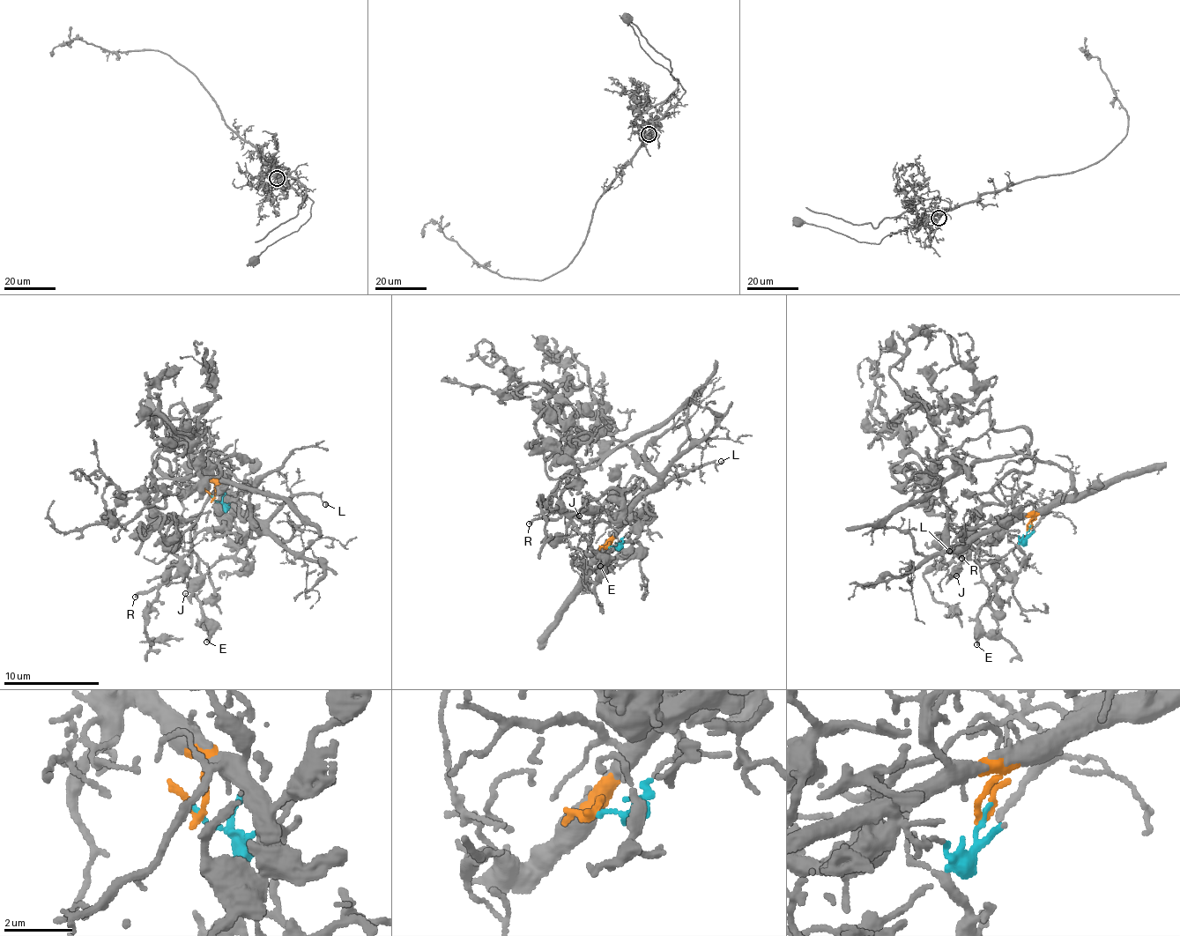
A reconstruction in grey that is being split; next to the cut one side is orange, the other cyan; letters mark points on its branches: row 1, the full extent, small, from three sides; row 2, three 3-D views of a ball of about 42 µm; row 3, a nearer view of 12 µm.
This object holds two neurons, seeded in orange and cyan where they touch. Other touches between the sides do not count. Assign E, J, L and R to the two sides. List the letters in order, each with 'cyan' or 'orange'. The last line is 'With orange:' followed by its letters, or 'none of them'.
E: cyan
J: cyan
L: orange
R: cyan
With orange: L

